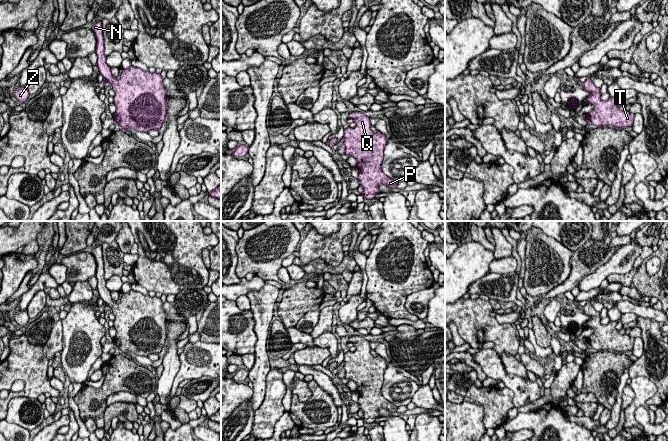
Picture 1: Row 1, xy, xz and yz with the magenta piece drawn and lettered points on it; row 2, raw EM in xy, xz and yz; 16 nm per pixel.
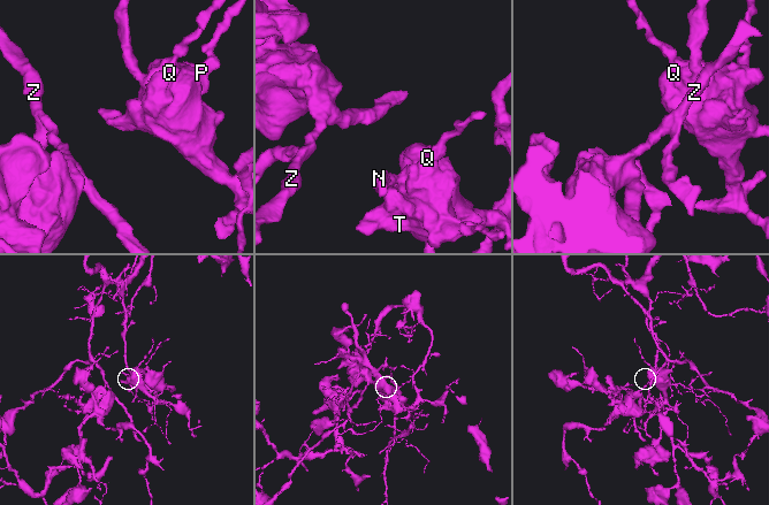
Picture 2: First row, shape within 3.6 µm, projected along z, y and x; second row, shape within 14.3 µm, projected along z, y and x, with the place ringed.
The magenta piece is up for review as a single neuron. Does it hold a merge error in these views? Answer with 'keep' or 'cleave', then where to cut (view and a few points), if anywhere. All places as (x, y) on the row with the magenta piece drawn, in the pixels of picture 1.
keep; cut none

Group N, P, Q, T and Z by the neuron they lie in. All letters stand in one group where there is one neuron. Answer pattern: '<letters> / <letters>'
N P Q T Z

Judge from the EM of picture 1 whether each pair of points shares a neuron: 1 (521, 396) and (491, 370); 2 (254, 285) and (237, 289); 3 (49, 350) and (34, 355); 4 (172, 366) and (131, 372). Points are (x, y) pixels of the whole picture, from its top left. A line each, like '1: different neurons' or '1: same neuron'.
1: same neuron
2: same neuron
3: different neurons
4: different neurons

